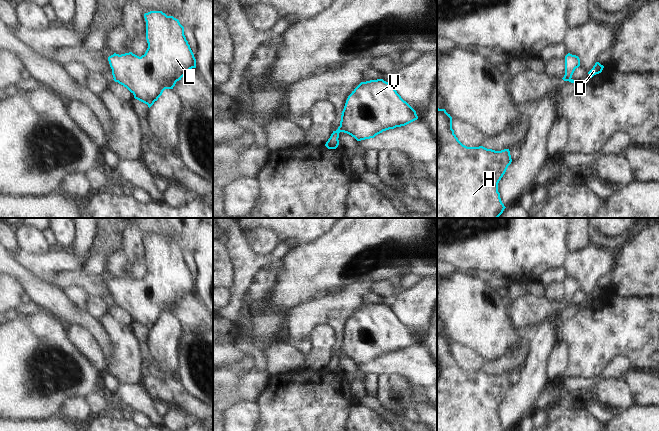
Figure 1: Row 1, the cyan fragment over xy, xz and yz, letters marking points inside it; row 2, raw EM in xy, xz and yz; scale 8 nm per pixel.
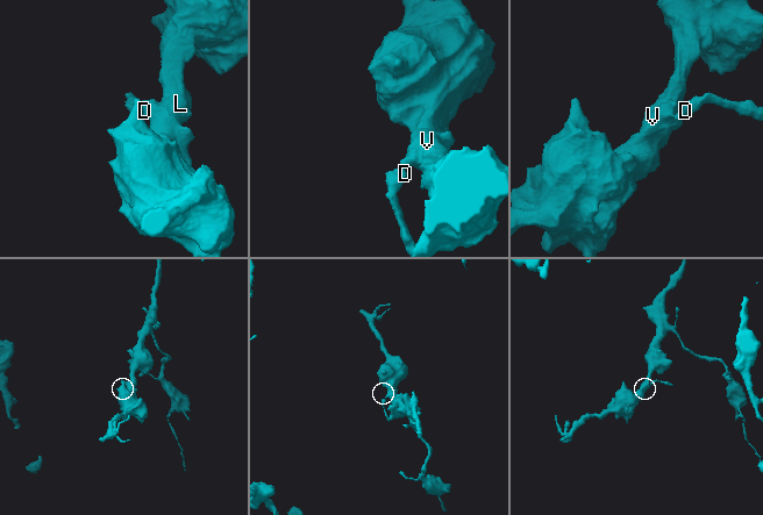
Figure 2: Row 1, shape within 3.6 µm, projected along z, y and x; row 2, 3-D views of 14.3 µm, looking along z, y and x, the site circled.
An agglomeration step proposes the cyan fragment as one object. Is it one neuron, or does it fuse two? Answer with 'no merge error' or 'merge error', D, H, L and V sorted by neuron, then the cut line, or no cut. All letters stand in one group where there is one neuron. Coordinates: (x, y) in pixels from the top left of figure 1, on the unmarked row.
merge error; D / H L V; cut in xz along (340, 349), (343, 355)

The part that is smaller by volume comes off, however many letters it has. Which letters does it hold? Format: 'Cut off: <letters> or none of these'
Cut off: D.

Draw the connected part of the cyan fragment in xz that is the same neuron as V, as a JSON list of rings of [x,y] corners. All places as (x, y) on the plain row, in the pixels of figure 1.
[[[383,303],[361,306],[348,320],[341,338],[343,356],[357,365],[418,343],[416,335]]]

